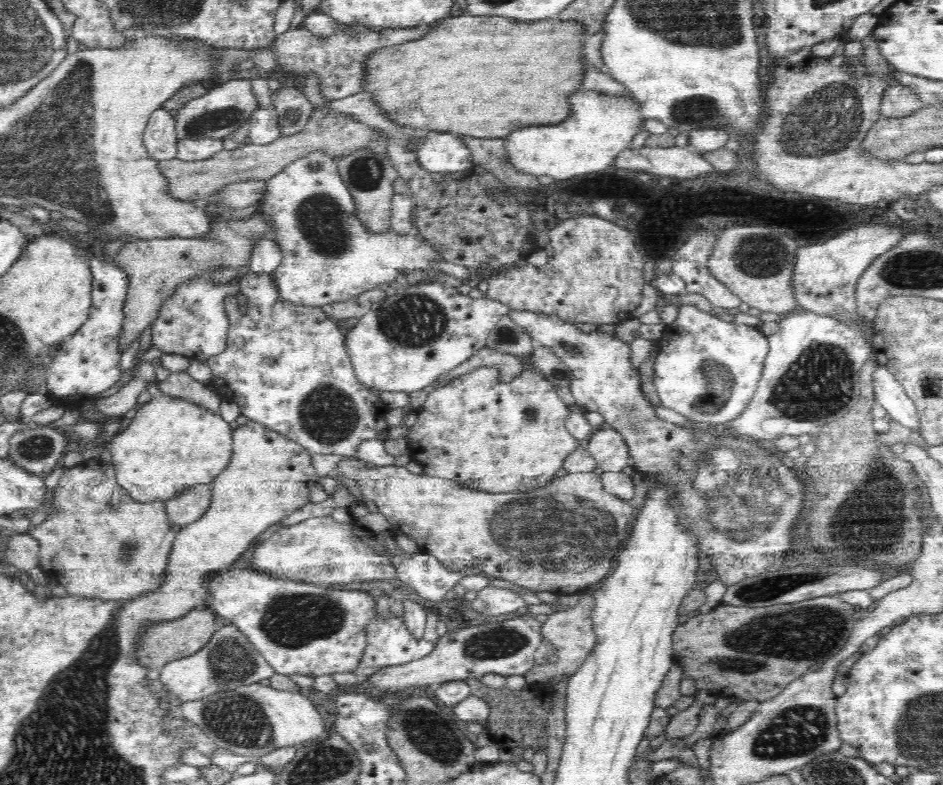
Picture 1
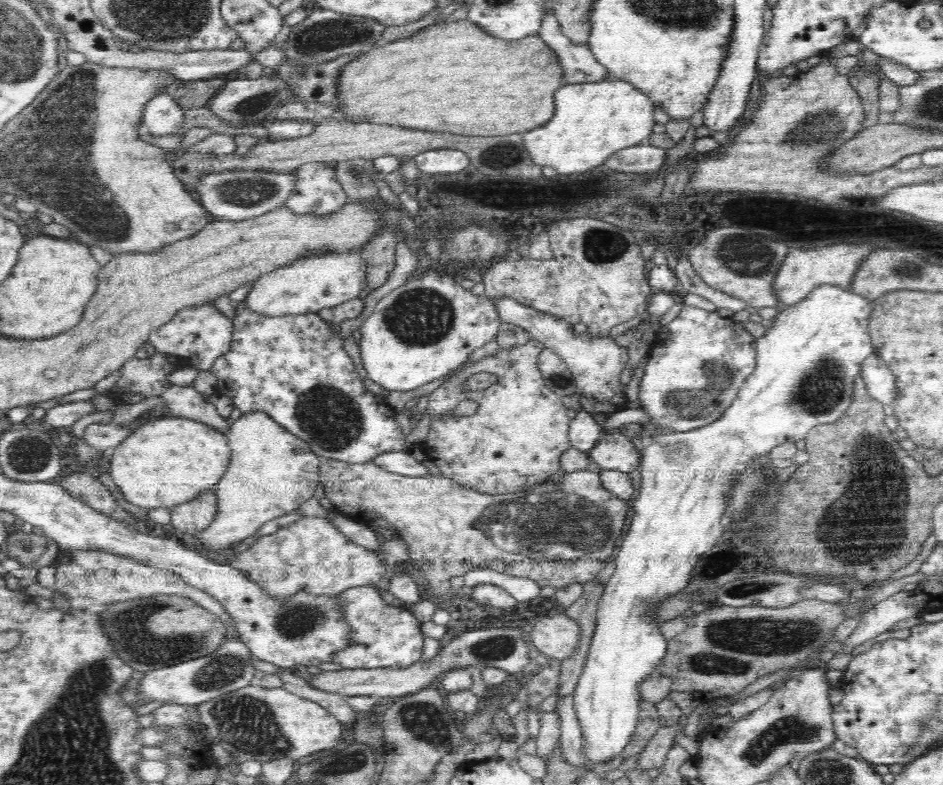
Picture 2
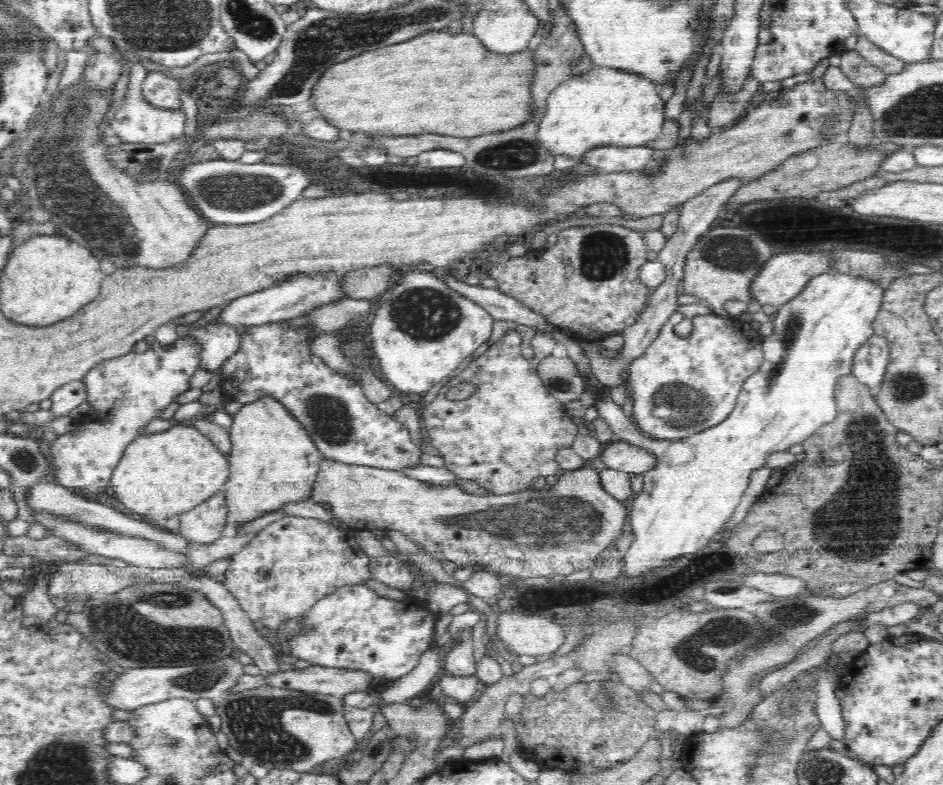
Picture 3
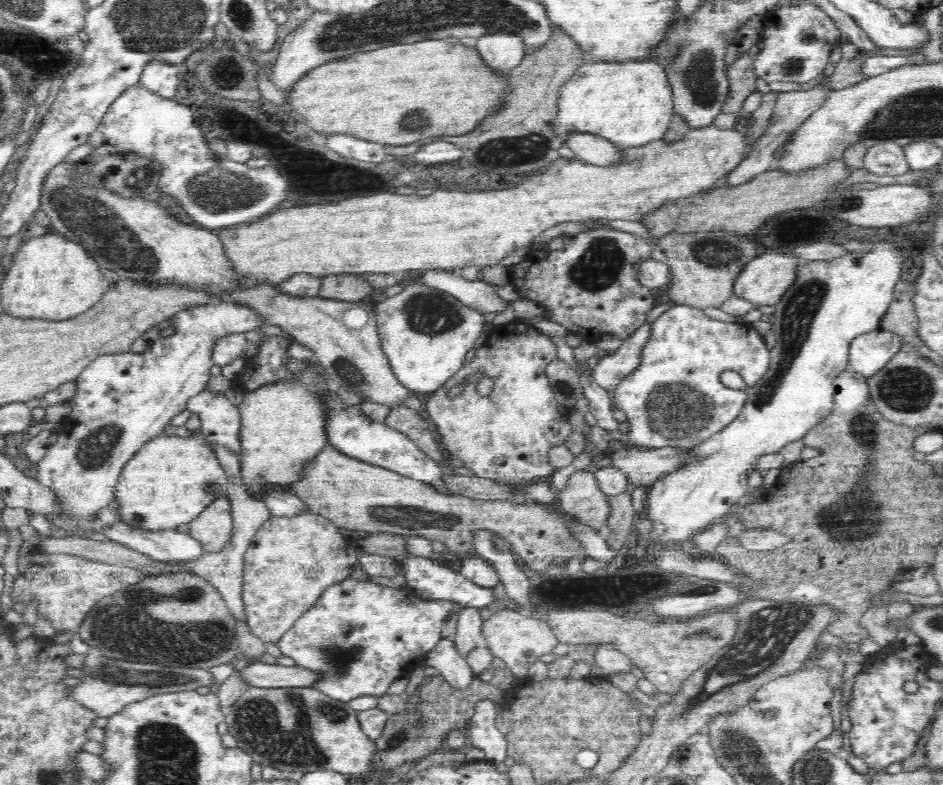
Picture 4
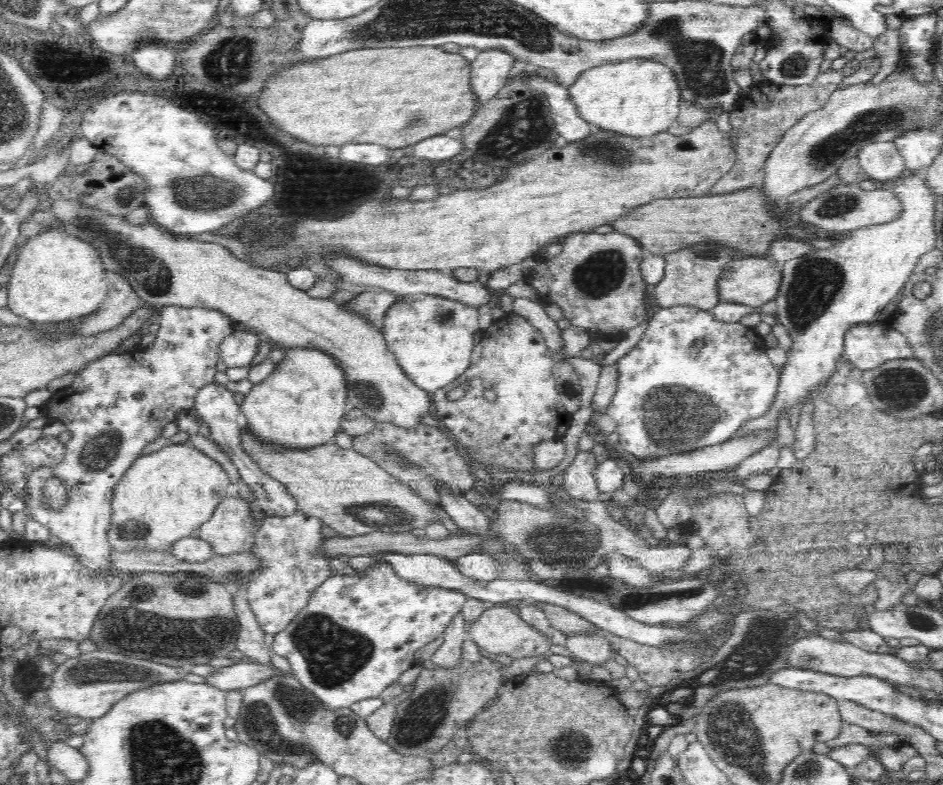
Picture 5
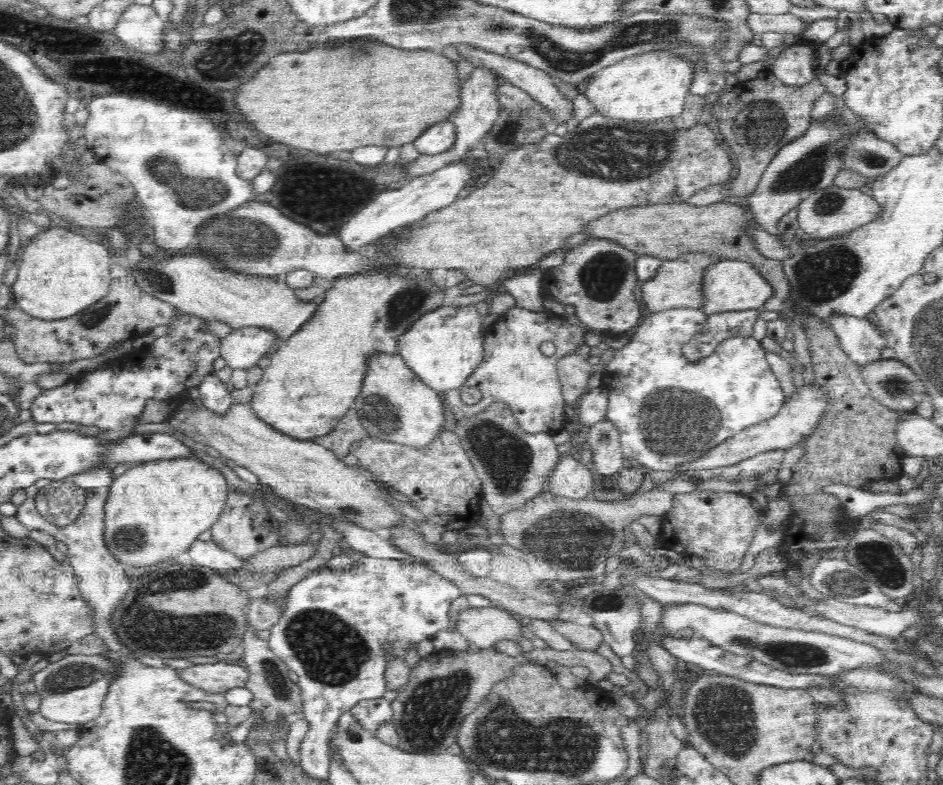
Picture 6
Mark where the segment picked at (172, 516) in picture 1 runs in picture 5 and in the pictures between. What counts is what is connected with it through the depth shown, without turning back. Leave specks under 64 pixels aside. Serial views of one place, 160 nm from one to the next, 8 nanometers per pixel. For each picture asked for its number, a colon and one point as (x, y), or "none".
2: (192, 517)
3: (204, 523)
4: (213, 528)
5: (231, 529)

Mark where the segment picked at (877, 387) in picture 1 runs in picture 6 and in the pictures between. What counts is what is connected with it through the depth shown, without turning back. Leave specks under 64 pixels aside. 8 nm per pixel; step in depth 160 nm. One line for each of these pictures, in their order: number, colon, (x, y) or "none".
2: (881, 384)
3: (870, 362)
4: (868, 353)
5: (867, 346)
6: (862, 341)

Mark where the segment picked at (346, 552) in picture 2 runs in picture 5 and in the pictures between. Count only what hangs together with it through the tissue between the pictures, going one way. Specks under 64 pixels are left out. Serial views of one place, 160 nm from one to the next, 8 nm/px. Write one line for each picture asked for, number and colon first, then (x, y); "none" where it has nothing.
3: (291, 564)
4: (291, 561)
5: (291, 566)

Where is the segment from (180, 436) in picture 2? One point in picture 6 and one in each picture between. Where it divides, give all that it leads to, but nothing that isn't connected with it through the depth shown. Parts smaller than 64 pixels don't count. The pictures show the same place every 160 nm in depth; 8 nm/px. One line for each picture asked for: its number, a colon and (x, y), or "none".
3: (160, 475)
4: (169, 482)
5: (166, 495)
6: (155, 511)

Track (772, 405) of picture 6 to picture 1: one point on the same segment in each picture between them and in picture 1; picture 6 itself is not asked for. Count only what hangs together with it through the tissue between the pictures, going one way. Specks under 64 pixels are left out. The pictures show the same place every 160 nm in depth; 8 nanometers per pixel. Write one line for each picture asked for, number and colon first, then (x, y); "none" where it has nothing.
1: (707, 369)
2: (697, 363)
3: (681, 386)
4: (674, 398)
5: (692, 381)

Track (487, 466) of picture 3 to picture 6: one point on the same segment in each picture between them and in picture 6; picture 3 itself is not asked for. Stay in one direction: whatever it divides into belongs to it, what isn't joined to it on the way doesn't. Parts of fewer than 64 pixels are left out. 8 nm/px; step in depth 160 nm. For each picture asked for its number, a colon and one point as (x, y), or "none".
4: (506, 437)
5: (511, 357)
6: (514, 371)

